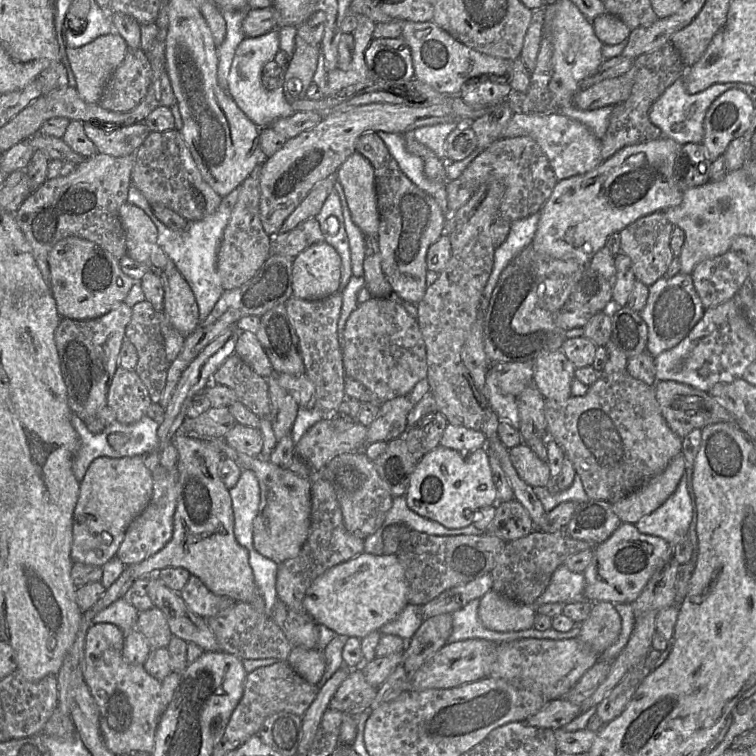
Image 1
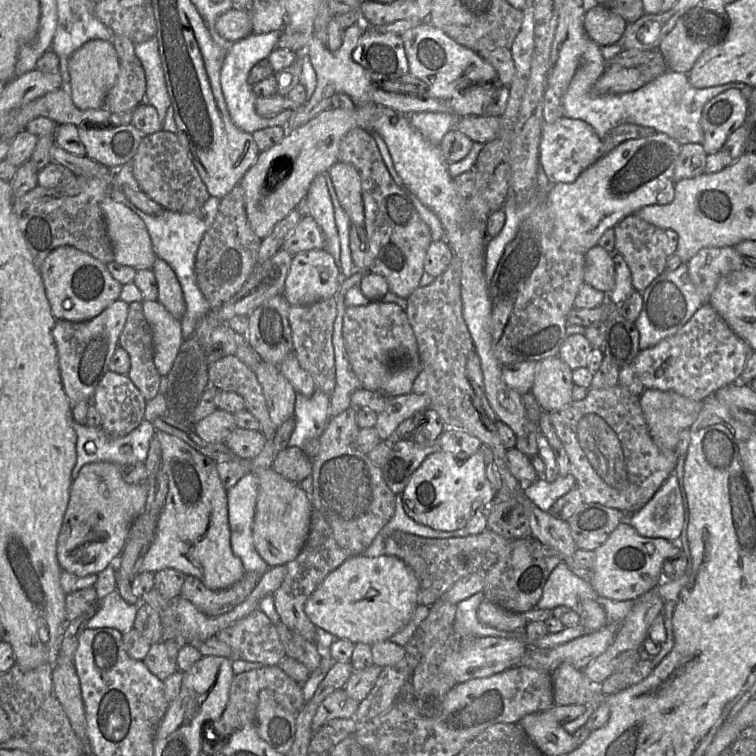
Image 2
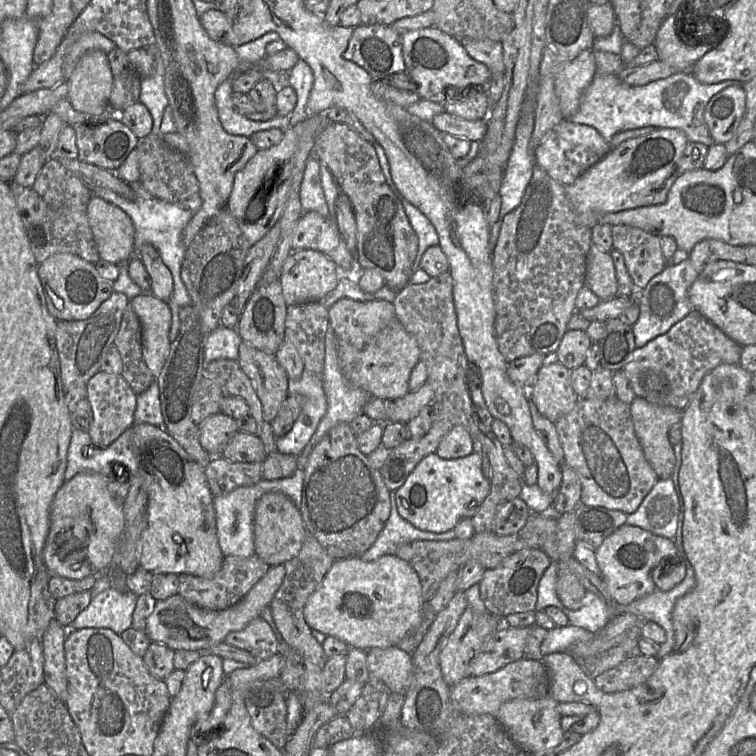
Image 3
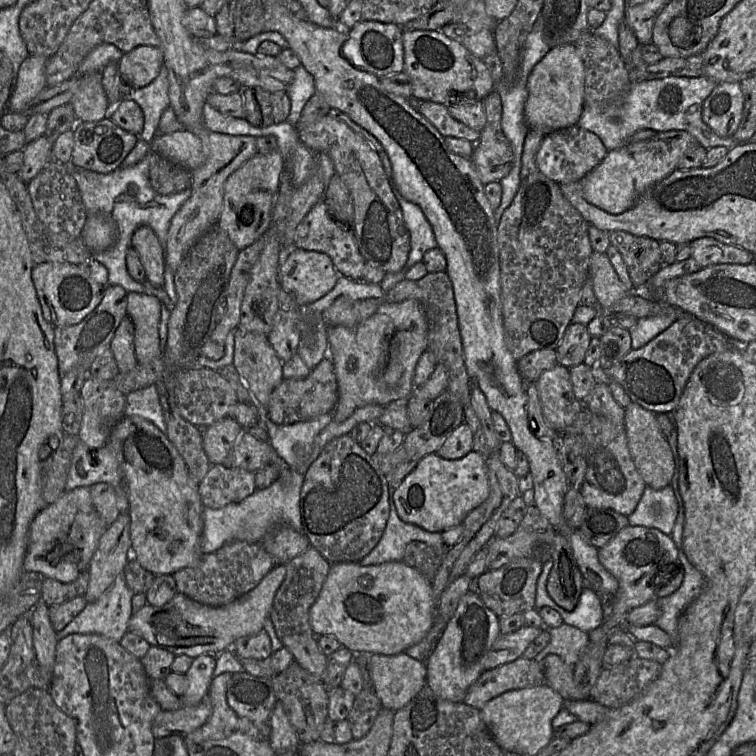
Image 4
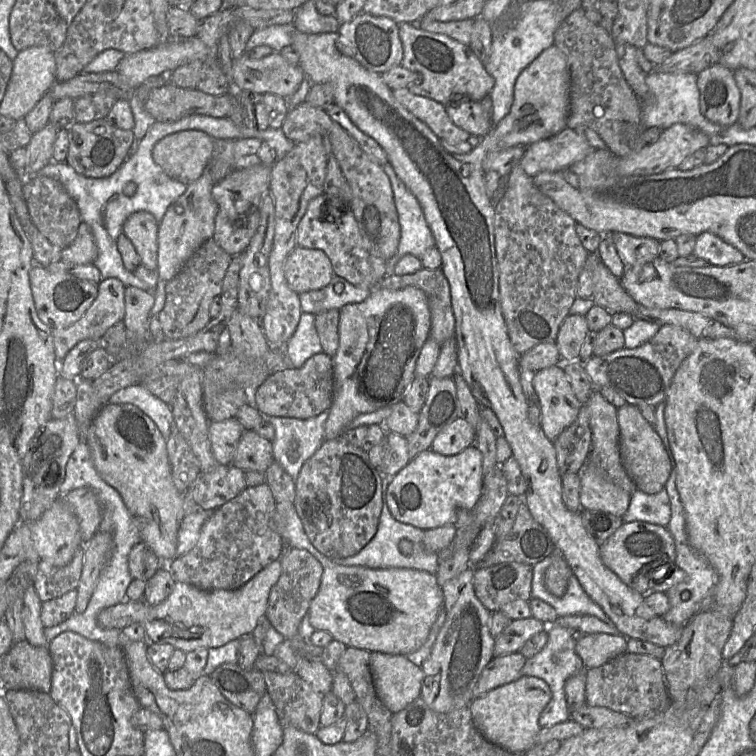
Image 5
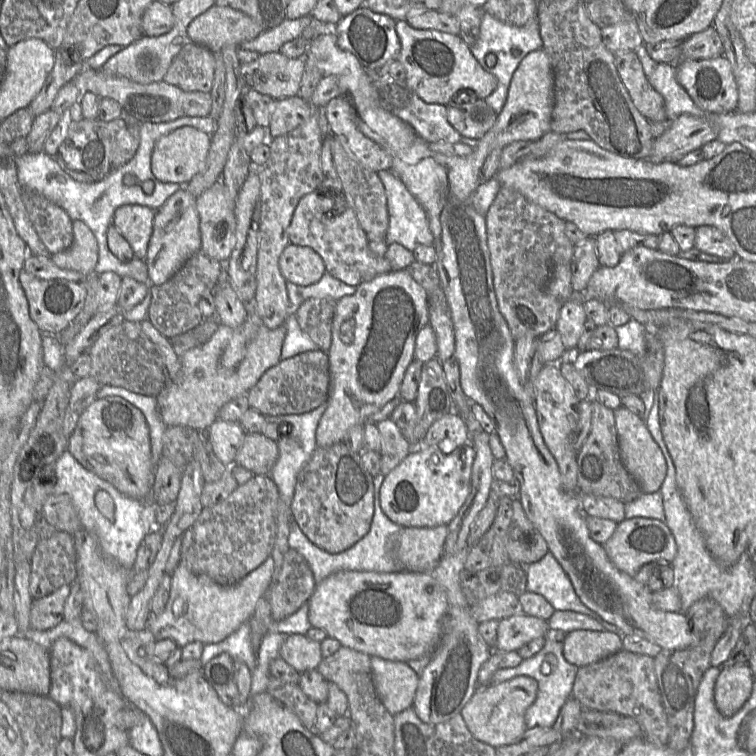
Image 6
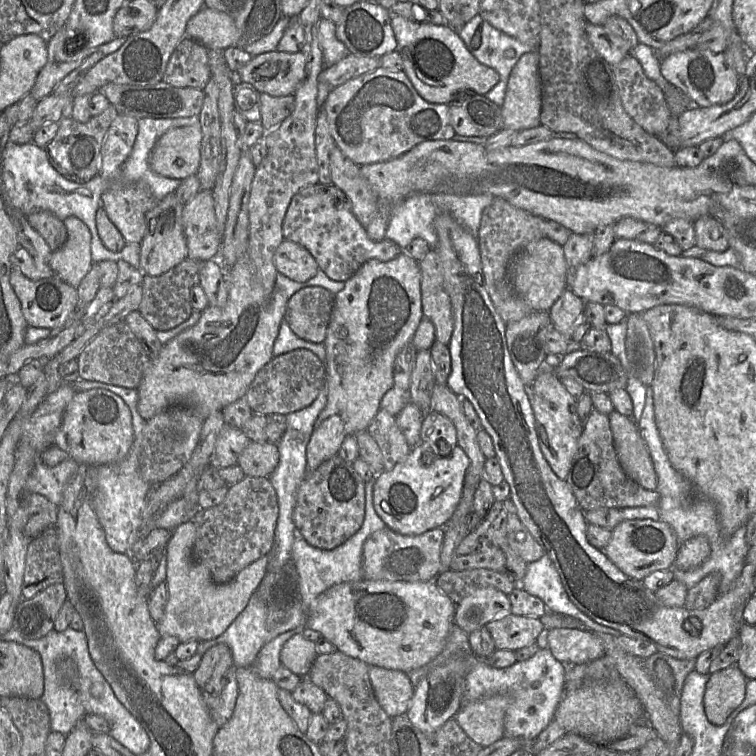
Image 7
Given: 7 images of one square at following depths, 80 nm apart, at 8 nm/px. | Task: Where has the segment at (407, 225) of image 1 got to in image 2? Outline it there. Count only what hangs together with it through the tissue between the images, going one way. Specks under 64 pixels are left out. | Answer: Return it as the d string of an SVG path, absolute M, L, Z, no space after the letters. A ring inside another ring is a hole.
M354 128L345 135L339 148L339 162L353 165L361 178L364 228L372 255L369 271L383 276L390 291L407 299L420 286L424 258L432 243L430 229L413 204L413 194L394 181L375 139L366 129Z

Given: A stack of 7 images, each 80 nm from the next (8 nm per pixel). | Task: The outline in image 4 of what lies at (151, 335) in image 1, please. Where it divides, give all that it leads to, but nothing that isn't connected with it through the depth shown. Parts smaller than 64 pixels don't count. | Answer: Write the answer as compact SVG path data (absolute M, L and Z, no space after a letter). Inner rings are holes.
M128 315L121 320L109 348L114 354L119 372L129 372L138 365L134 346L134 324Z

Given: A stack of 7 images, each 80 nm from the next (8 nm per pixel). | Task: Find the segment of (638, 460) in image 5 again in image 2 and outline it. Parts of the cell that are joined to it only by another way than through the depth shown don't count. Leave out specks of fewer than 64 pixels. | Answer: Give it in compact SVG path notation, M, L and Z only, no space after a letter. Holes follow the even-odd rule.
M646 389L640 396L640 405L649 434L663 453L676 451L680 432L694 423L702 409L703 401L694 401L673 391Z

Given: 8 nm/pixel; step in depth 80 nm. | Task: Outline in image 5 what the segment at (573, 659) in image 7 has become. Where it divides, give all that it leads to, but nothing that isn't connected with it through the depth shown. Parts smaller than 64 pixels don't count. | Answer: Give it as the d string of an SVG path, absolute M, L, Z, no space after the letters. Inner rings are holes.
M605 633L578 634L575 650L586 669L602 666L628 652L623 636Z

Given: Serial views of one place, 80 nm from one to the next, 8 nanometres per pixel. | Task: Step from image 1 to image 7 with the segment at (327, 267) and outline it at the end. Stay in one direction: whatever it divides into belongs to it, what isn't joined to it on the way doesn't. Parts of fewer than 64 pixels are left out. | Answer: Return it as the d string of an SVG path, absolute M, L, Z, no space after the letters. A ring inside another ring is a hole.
M283 240L273 257L279 273L296 282L306 282L320 269L312 254L302 245Z

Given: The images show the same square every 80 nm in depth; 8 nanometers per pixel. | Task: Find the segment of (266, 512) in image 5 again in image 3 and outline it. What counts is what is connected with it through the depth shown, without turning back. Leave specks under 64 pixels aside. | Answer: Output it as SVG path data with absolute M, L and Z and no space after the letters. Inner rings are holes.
M256 554L250 557L224 556L221 569L211 578L180 574L178 593L194 605L207 610L225 610L238 603L270 569Z

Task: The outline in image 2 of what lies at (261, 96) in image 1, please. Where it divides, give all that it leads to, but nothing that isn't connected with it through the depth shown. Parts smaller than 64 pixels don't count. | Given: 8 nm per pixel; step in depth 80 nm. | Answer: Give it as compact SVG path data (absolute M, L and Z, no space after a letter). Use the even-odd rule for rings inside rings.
M278 31L261 34L252 33L246 38L232 43L221 69L221 89L230 117L238 128L251 134L267 127L285 127L294 112L294 110L285 110L273 117L261 117L255 110L255 103L258 97L253 92L253 86L248 83L248 75L252 67L259 61L268 58L270 53L276 48L280 36L281 34Z

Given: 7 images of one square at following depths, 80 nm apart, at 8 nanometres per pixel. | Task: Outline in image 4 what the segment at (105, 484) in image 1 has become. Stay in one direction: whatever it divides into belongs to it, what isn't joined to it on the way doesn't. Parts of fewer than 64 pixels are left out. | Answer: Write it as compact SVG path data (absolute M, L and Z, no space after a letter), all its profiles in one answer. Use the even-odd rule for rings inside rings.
M89 487L64 491L31 522L24 571L38 571L45 577L66 583L76 580L81 572L87 571L99 539L107 527L93 505Z

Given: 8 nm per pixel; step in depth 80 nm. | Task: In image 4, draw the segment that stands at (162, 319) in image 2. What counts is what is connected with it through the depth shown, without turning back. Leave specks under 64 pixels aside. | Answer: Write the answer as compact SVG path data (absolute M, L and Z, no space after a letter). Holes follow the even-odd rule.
M129 292L127 315L134 324L135 354L139 363L149 363L163 355L159 338L161 301L150 294Z

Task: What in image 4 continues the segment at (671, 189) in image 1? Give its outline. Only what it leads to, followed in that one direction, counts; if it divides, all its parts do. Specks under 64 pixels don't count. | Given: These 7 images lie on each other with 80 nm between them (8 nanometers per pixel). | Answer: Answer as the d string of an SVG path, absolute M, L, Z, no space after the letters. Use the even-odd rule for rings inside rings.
M683 130L658 132L649 140L627 143L611 150L606 157L580 182L584 198L611 214L630 209L639 196L651 185L663 180L678 169L682 156L696 145L694 137Z

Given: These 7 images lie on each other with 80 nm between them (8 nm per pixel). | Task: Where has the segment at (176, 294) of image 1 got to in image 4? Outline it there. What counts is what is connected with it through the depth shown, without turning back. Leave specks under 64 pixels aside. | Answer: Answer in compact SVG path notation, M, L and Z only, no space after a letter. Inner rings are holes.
M140 226L133 233L131 242L145 269L146 279L152 285L162 287L165 274L164 249L154 231L148 226Z

